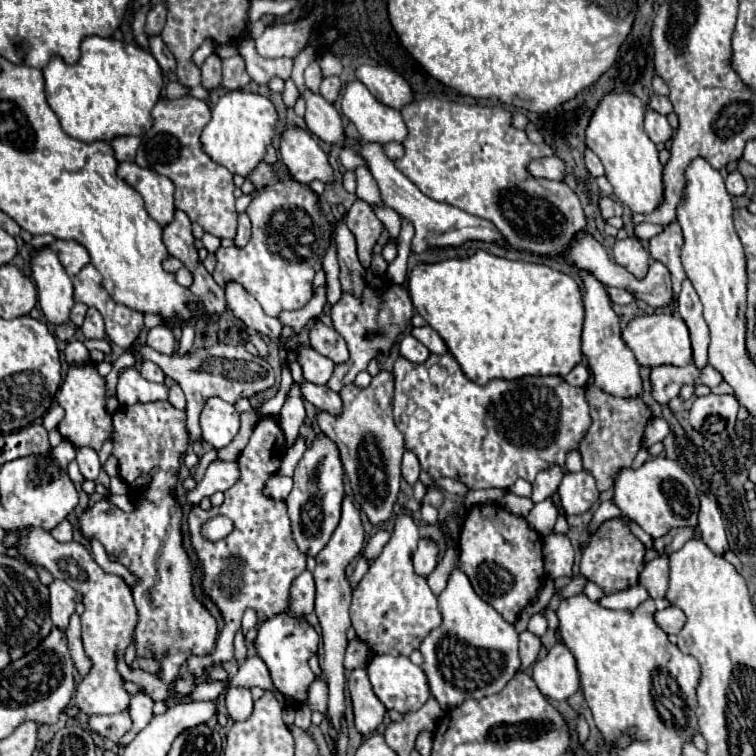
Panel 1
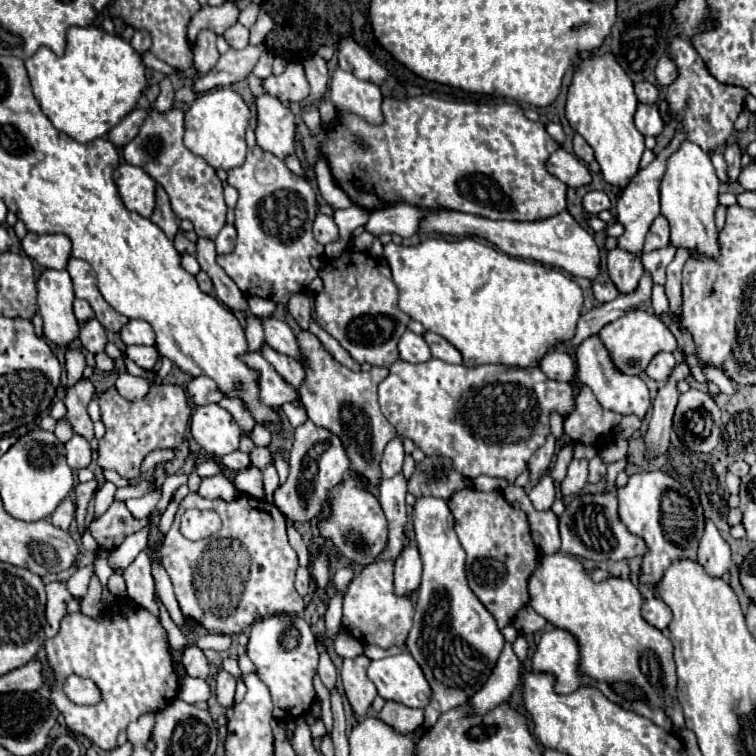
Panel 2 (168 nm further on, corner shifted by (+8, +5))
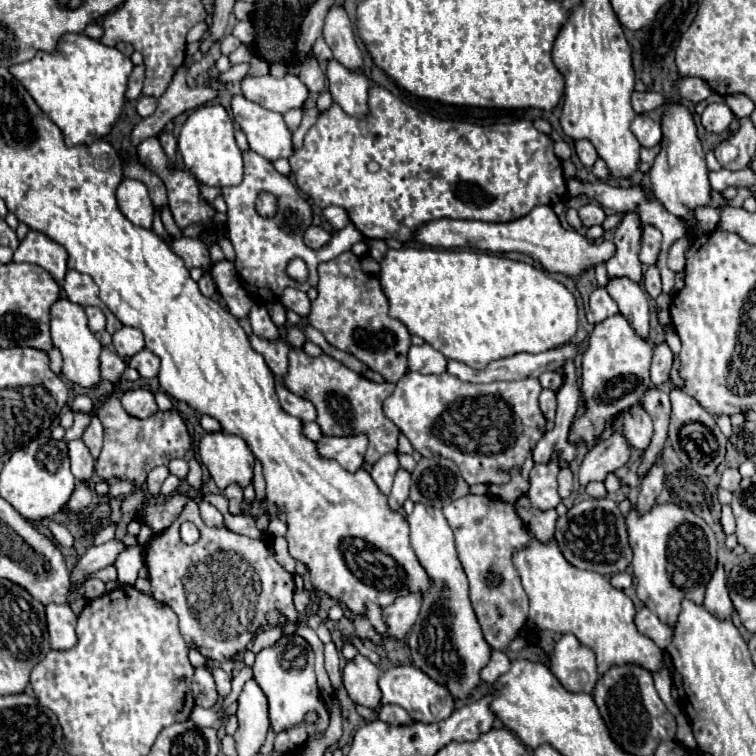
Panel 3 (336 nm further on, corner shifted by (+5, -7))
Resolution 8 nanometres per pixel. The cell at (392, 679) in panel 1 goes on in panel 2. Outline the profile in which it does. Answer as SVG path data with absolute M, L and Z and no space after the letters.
M409 652L373 660L367 674L385 700L395 700L409 708L425 708L433 698L429 682Z

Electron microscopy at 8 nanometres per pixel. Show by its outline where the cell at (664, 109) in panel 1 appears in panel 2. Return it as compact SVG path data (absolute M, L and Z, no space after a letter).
M637 82L635 84L635 94L637 94L639 102L643 102L643 104L655 104L657 96L659 96L659 90L653 84L649 84L649 82Z

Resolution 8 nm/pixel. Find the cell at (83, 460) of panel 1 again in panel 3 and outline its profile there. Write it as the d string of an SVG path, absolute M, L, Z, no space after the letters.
M82 440L68 442L68 450L70 450L72 474L74 474L80 482L88 482L90 476L94 474L94 458L92 458L90 450L86 448L86 444L84 444Z

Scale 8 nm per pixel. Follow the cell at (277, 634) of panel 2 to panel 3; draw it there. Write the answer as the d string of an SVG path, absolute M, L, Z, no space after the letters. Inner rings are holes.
M284 634L274 646L260 650L256 654L256 662L252 666L254 680L262 688L262 692L268 698L270 706L270 724L276 732L274 750L280 750L284 754L296 752L312 732L324 732L328 728L328 712L322 704L320 690L316 686L316 674L314 674L314 652L310 644L298 636L298 634ZM316 712L316 722L306 722L306 714Z

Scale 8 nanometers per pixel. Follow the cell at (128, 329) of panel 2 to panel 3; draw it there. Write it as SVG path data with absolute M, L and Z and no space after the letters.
M120 328L114 336L112 336L112 344L116 348L116 354L122 358L130 358L134 356L138 350L144 348L144 334L138 328Z

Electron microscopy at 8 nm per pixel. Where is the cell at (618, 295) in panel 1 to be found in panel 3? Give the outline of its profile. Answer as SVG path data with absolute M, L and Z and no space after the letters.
M596 288L590 294L590 308L586 312L586 318L590 324L600 324L608 316L618 314L618 304L610 298L610 294L604 288Z

